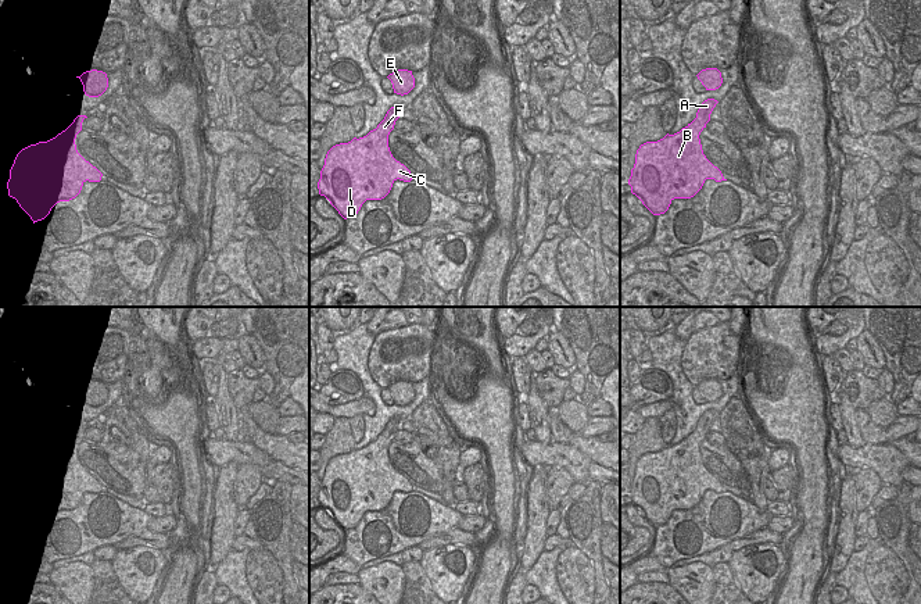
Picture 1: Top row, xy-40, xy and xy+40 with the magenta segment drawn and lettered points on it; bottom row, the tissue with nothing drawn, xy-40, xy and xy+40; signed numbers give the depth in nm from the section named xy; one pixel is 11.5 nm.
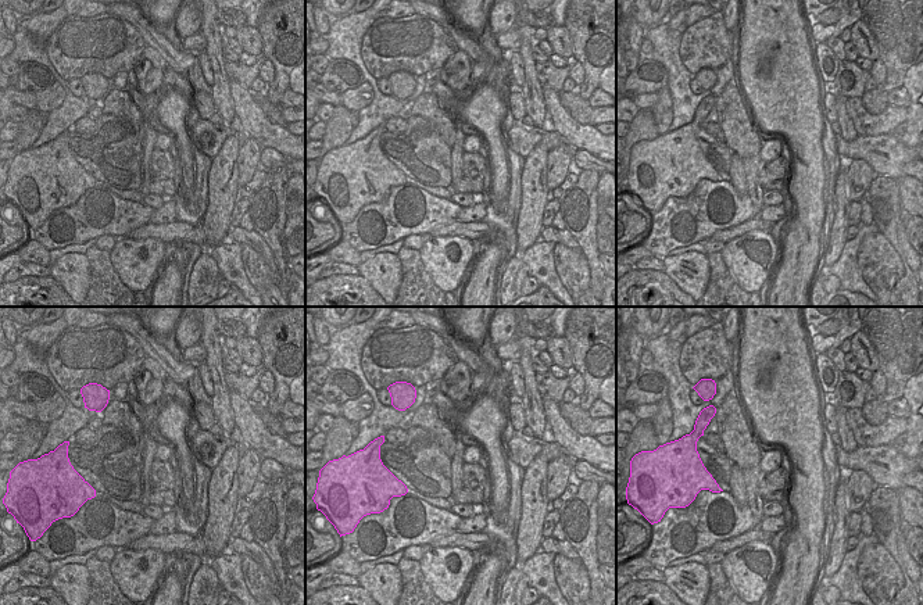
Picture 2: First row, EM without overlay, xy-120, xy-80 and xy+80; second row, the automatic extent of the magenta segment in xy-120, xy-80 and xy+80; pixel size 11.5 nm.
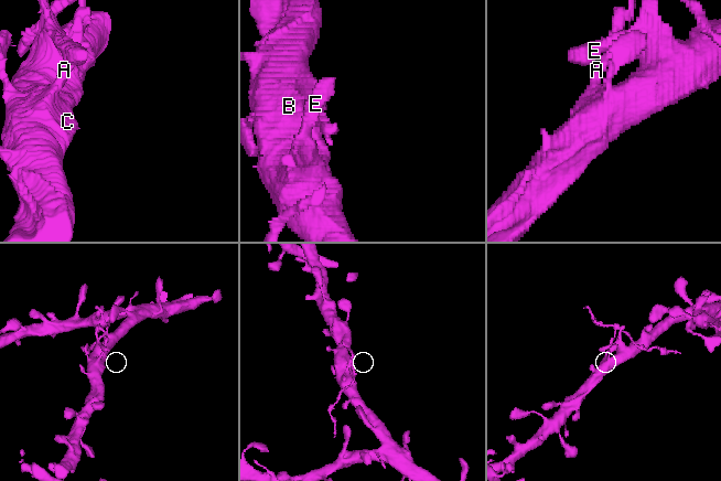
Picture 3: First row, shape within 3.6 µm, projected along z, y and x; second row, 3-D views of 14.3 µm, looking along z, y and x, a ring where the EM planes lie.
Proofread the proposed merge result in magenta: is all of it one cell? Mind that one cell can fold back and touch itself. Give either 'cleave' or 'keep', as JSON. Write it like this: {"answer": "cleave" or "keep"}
{"answer": "cleave"}

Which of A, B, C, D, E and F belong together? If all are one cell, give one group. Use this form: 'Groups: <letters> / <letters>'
Groups: A / B C D E F.

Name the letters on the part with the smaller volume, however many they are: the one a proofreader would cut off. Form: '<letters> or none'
A

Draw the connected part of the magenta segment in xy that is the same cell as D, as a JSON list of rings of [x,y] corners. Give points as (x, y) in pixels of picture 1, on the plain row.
[[[391,425],[366,447],[327,462],[318,500],[344,530],[354,529],[366,511],[384,510],[397,490],[412,492],[411,482],[393,468],[388,458],[394,436]]]

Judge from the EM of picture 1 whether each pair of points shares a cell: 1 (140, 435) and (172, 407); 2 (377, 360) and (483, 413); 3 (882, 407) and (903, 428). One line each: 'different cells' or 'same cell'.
1: different cells
2: different cells
3: different cells

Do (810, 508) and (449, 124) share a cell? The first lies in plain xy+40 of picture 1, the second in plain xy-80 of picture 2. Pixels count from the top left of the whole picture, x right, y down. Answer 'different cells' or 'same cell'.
different cells

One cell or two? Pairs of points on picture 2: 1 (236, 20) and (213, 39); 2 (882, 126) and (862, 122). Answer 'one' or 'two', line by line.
1: two
2: one

